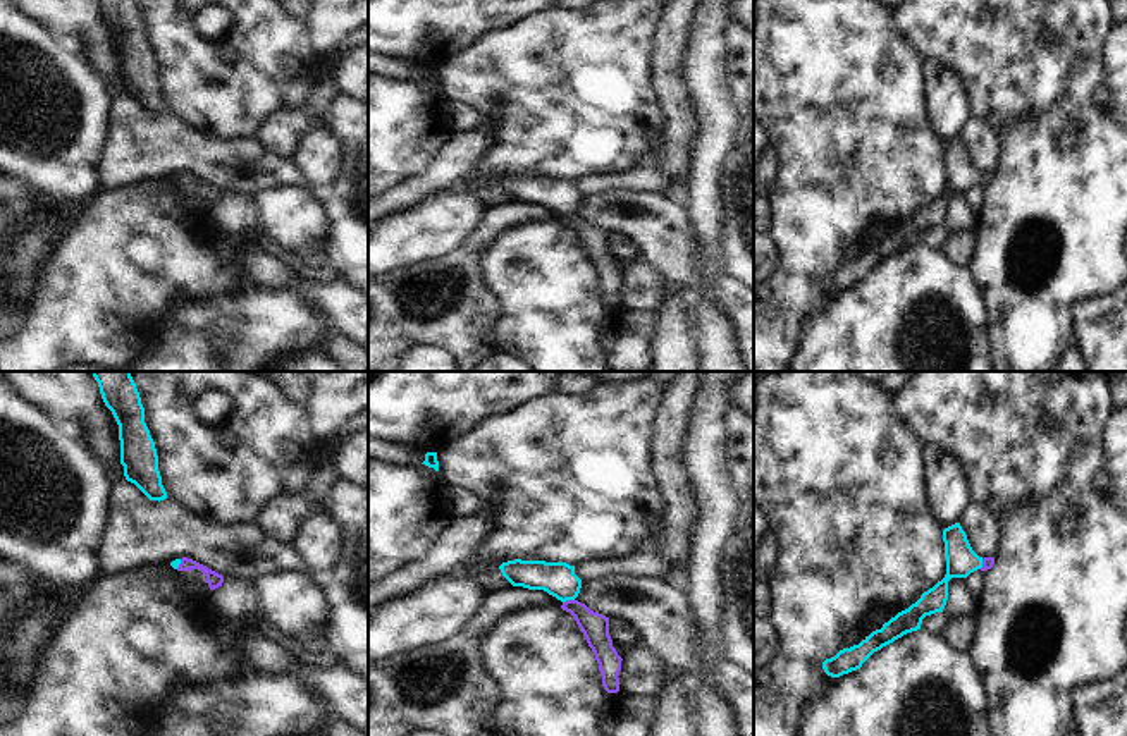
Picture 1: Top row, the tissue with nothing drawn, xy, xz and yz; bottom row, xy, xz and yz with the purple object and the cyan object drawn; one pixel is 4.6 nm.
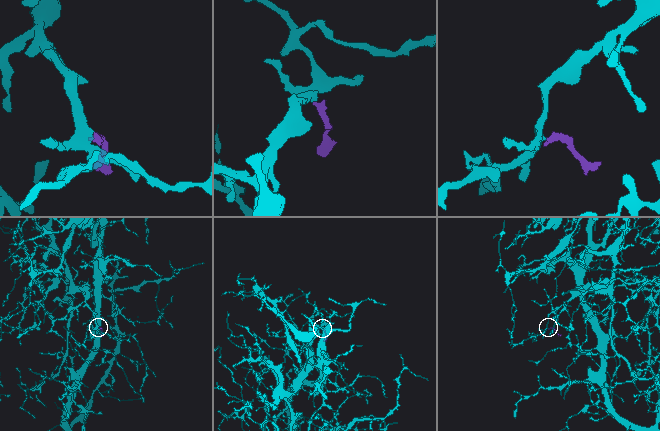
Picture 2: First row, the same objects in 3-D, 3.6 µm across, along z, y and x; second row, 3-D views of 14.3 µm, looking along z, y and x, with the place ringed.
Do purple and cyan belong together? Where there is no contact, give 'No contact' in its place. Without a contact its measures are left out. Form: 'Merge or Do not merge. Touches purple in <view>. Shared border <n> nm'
Merge. Touches purple in xz. Shared border 60 nm.

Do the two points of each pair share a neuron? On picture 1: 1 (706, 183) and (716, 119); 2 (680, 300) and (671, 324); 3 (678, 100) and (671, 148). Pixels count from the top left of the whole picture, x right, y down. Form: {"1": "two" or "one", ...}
{"1": "one", "2": "one", "3": "one"}

